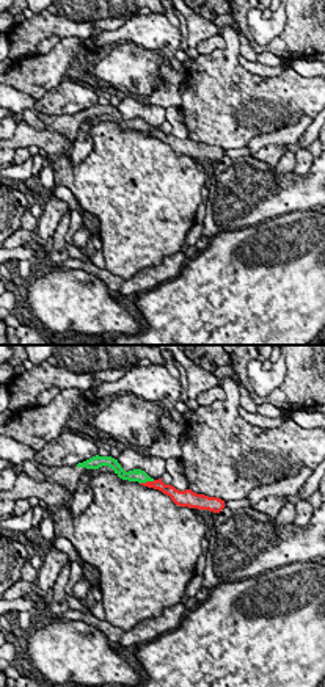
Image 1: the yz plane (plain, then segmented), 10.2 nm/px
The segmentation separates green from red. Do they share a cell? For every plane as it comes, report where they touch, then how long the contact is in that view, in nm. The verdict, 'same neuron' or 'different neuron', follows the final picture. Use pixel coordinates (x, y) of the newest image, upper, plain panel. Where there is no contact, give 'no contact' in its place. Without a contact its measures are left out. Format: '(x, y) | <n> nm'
(146, 129) | 160 nm

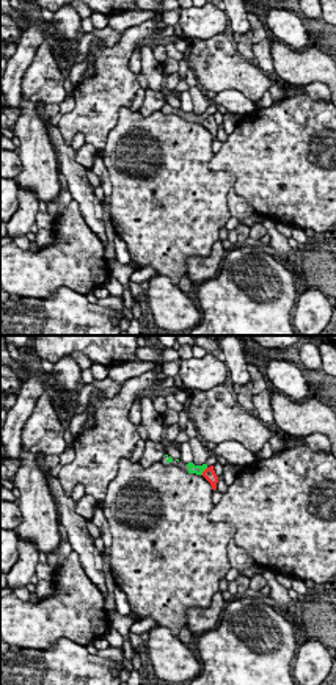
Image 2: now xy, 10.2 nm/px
(204, 118) | 110 nm

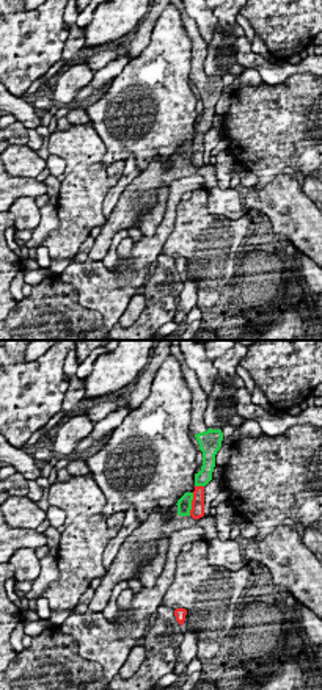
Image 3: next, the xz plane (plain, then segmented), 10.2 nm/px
(190, 152) | 240 nm

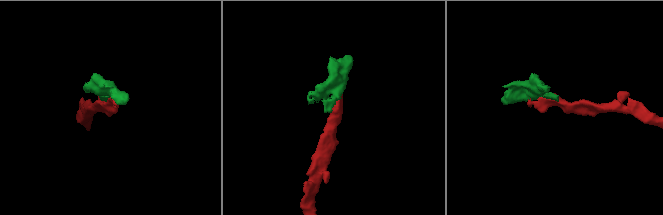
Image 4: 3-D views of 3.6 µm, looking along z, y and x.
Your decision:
different neuron

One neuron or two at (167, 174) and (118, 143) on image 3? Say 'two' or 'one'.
two

